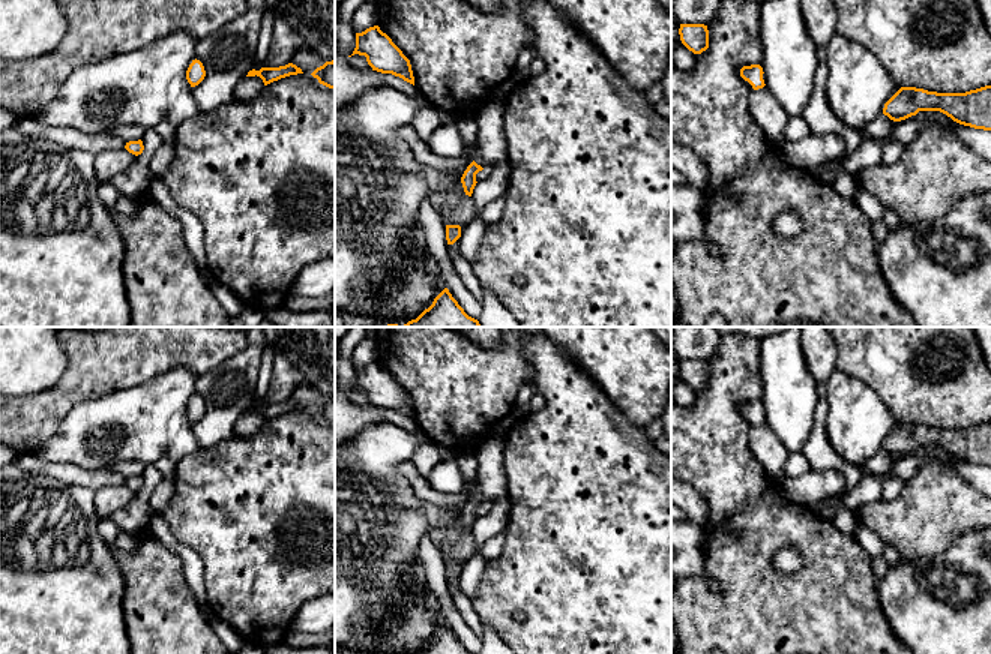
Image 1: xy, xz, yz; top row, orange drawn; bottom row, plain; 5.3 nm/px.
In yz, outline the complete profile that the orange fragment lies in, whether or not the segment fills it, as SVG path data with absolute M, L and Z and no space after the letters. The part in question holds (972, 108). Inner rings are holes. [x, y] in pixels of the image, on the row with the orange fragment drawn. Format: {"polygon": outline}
{"polygon": "M991 86L965 93L901 87L883 108L883 114L893 122L905 120L919 111L940 111L959 124L991 130Z"}

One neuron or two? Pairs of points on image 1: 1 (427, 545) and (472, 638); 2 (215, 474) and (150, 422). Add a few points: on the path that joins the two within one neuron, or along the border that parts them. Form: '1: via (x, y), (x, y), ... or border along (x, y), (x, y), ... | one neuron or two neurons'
1: via (434, 569), (451, 615) | one neuron
2: border along (200, 447), (176, 464) | two neurons

